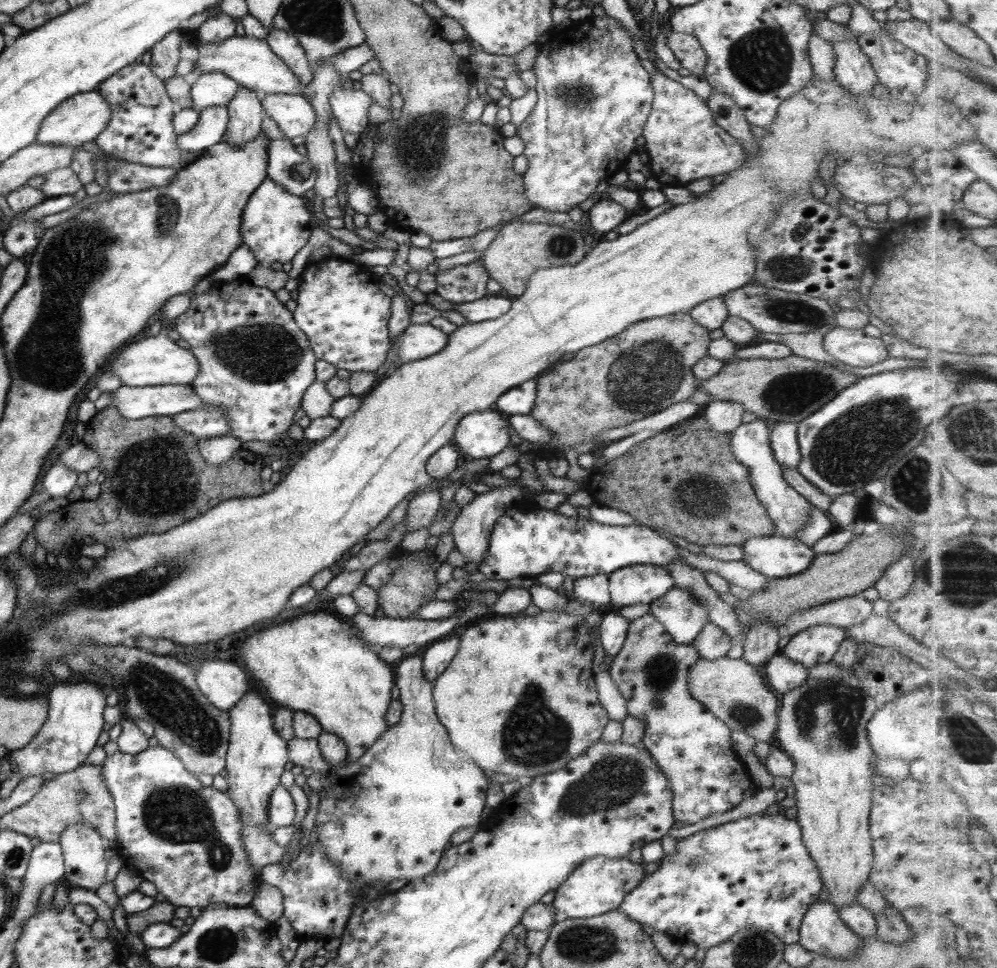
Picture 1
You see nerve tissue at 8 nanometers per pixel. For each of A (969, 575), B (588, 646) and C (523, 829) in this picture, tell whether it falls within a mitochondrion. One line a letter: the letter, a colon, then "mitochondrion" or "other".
A: mitochondrion
B: other
C: other

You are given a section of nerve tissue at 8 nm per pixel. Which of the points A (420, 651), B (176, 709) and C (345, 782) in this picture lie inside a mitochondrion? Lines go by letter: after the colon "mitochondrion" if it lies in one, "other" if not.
A: other
B: mitochondrion
C: other

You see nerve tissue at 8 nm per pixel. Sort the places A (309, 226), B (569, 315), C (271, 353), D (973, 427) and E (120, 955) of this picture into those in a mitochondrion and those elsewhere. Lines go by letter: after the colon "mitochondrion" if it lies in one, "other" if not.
A: other
B: other
C: mitochondrion
D: mitochondrion
E: other

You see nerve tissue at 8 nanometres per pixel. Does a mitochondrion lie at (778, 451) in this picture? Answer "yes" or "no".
no

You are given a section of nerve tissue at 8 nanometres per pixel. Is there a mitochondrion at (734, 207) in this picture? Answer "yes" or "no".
no

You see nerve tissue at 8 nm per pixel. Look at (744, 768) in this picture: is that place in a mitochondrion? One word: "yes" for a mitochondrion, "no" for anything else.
no

